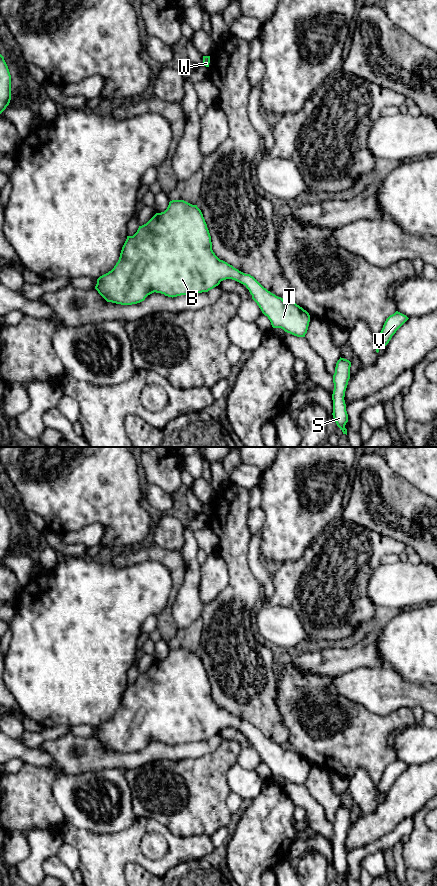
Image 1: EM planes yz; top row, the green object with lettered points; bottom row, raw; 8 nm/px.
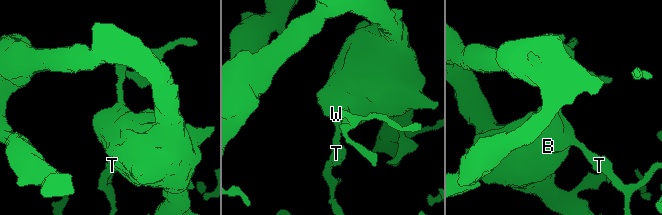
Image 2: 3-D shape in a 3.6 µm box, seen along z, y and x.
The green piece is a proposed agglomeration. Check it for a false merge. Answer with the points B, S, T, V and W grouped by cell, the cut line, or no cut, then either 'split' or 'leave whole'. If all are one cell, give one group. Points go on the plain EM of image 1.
B S T V W | no cut | leave whole

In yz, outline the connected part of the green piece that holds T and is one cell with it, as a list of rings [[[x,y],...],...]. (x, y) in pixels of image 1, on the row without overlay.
[[[172,648],[164,660],[156,661],[146,672],[139,674],[133,684],[127,684],[120,705],[114,716],[97,727],[95,737],[107,749],[121,753],[137,752],[156,740],[168,745],[208,740],[226,727],[235,728],[249,738],[252,747],[262,761],[268,765],[273,776],[281,776],[297,785],[305,785],[310,763],[295,750],[284,749],[283,746],[264,736],[253,724],[245,722],[227,710],[220,708],[212,698],[212,690],[207,672],[201,658],[184,648]]]

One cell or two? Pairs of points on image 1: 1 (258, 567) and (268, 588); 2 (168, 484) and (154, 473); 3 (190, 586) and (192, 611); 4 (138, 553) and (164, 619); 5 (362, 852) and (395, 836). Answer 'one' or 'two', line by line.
1: one
2: one
3: one
4: one
5: one

